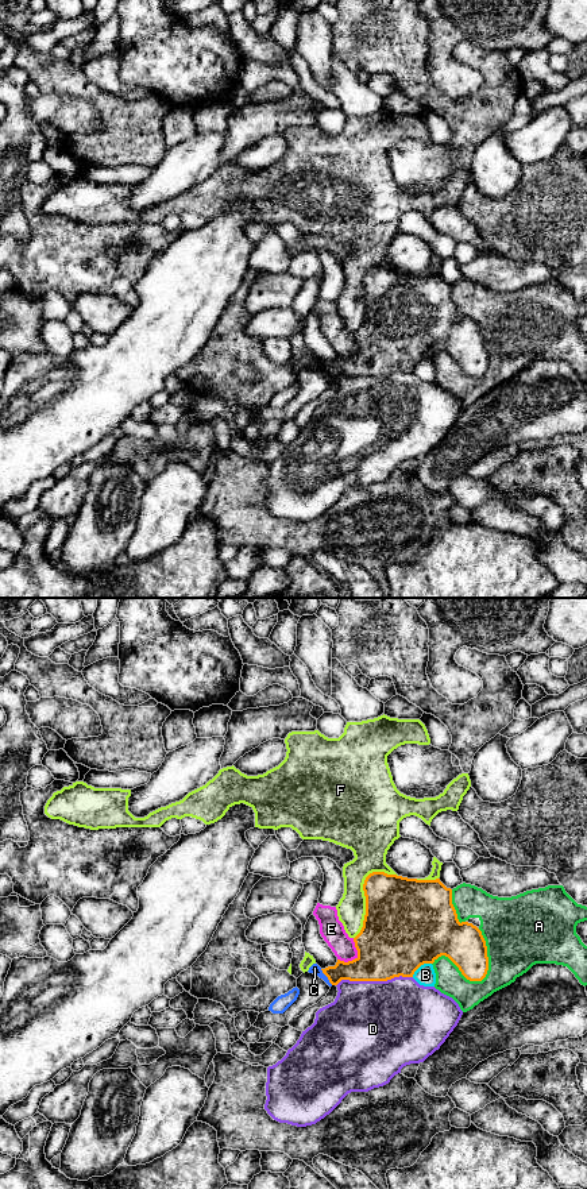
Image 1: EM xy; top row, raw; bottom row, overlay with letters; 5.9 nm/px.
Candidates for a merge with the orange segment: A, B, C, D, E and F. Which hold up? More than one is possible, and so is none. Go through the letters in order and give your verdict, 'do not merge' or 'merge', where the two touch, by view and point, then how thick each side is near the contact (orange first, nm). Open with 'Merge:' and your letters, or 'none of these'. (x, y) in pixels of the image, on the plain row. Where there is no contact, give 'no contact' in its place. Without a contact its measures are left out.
Merge: none of these
A: do not merge; meets orange in xy at (479, 375); 240 nm thick on the orange side, 280 nm on the other
B: do not merge; meets orange in xy at (420, 361); 500 nm thick on the orange side, 120 nm on the other
C: do not merge; meets orange in xy at (327, 371); 170 nm thick on the orange side, 60 nm on the other
D: do not merge; meets orange in xy at (374, 375); 400 nm thick on the orange side, 500 nm on the other
E: do not merge; meets orange in xy at (355, 354); 400 nm thick on the orange side, 140 nm on the other
F: do not merge; meets orange in xy at (365, 289); 440 nm thick on the orange side, 190 nm on the other

